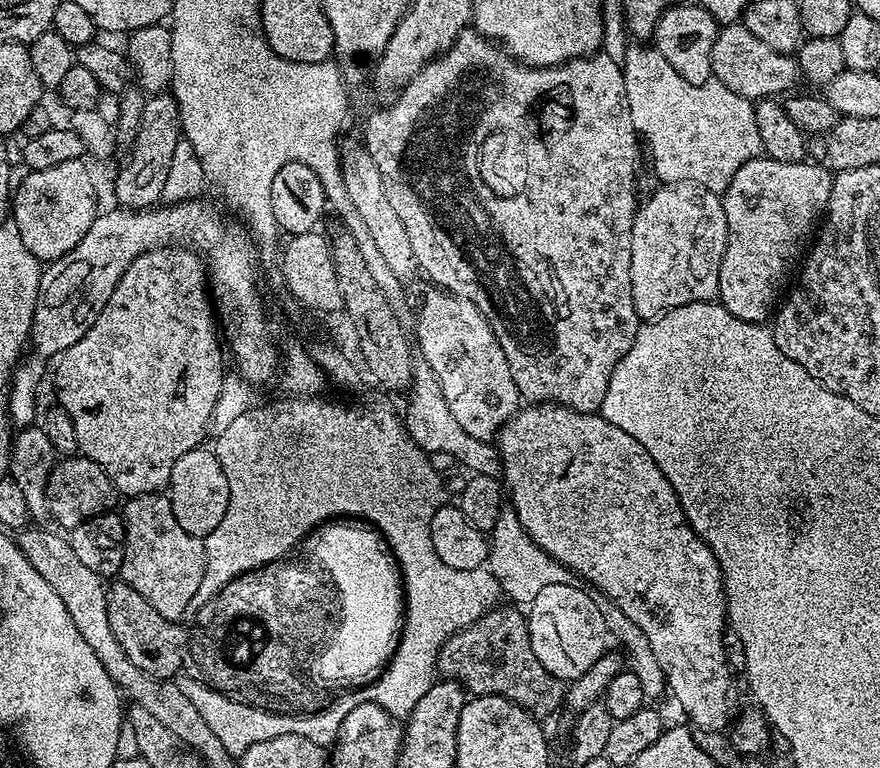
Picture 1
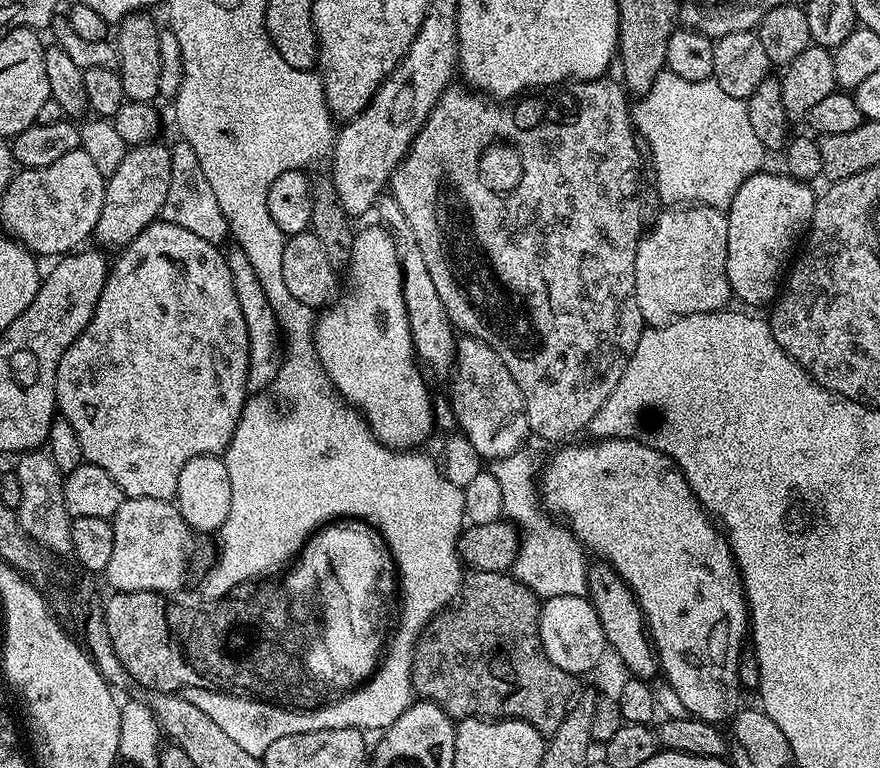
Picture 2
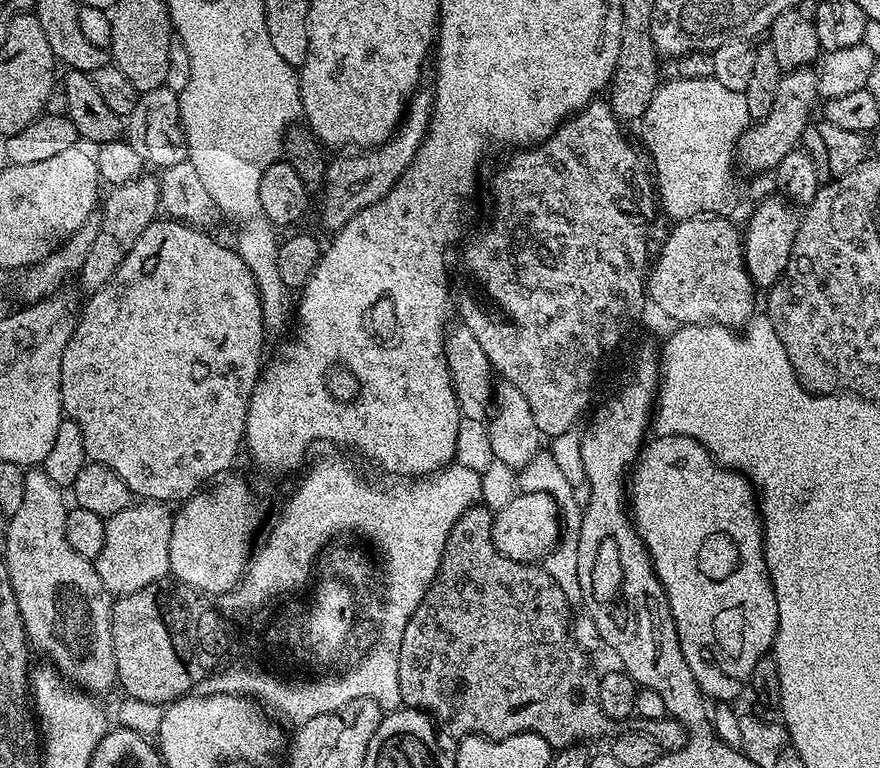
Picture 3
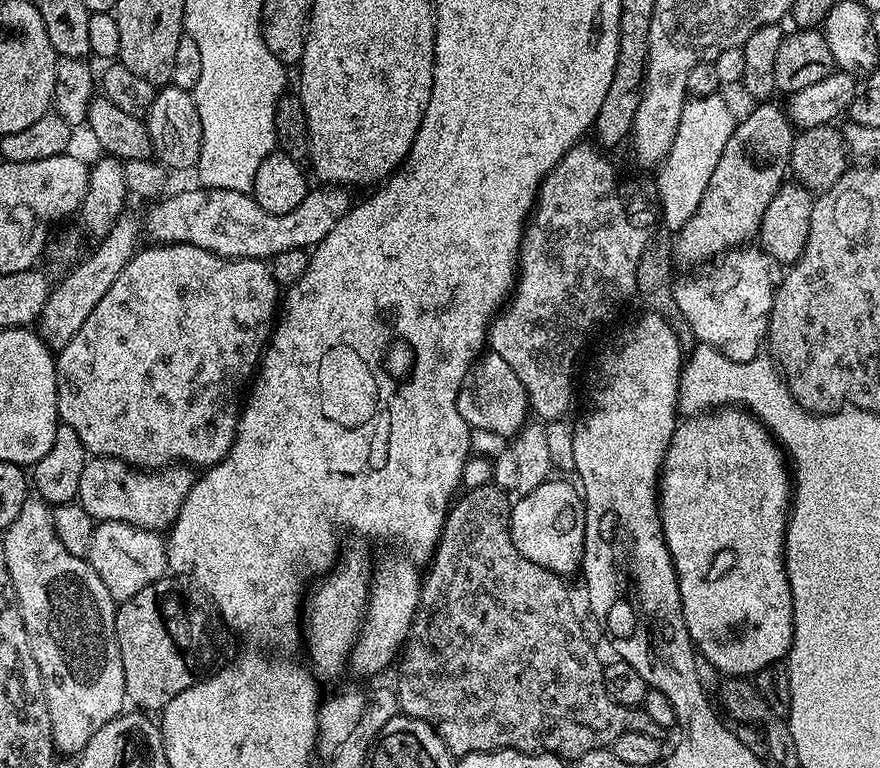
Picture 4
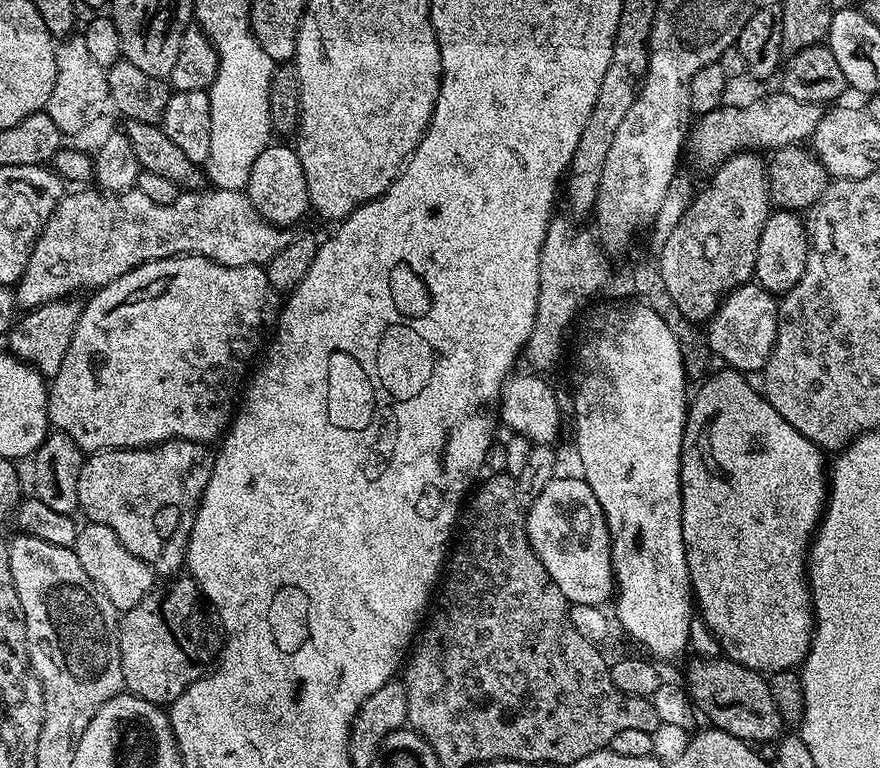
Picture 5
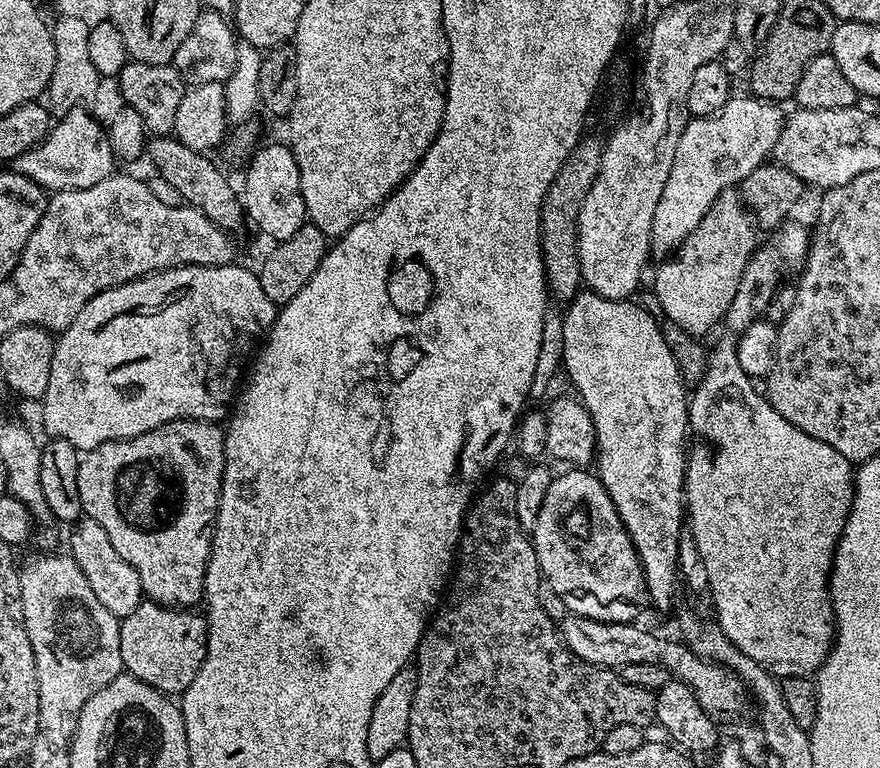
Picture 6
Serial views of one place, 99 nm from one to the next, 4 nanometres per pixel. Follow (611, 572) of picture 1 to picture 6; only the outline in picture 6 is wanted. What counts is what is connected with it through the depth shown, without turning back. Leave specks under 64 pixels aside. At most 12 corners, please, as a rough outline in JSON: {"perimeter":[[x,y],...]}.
{"perimeter":[[724,336],[688,402],[686,524],[773,676],[832,648],[854,465]]}

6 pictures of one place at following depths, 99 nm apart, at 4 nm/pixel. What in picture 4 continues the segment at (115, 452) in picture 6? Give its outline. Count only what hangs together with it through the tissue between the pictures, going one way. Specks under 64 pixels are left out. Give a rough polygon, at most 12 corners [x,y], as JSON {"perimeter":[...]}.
{"perimeter":[[92,456],[78,502],[97,522],[163,533],[197,482]]}

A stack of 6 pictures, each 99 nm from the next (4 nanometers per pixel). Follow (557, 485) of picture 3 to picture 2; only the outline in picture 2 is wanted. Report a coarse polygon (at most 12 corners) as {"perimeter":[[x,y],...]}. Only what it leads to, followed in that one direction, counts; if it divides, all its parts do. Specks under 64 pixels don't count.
{"perimeter":[[537,456],[489,461],[521,528],[513,576],[543,599],[587,597],[586,550],[543,508]]}

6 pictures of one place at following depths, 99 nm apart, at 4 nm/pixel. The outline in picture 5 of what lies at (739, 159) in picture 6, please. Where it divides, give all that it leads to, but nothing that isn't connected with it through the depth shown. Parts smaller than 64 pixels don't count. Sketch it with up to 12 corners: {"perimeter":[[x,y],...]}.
{"perimeter":[[779,90],[699,117],[687,155],[715,170],[738,152],[807,141],[821,105]]}

